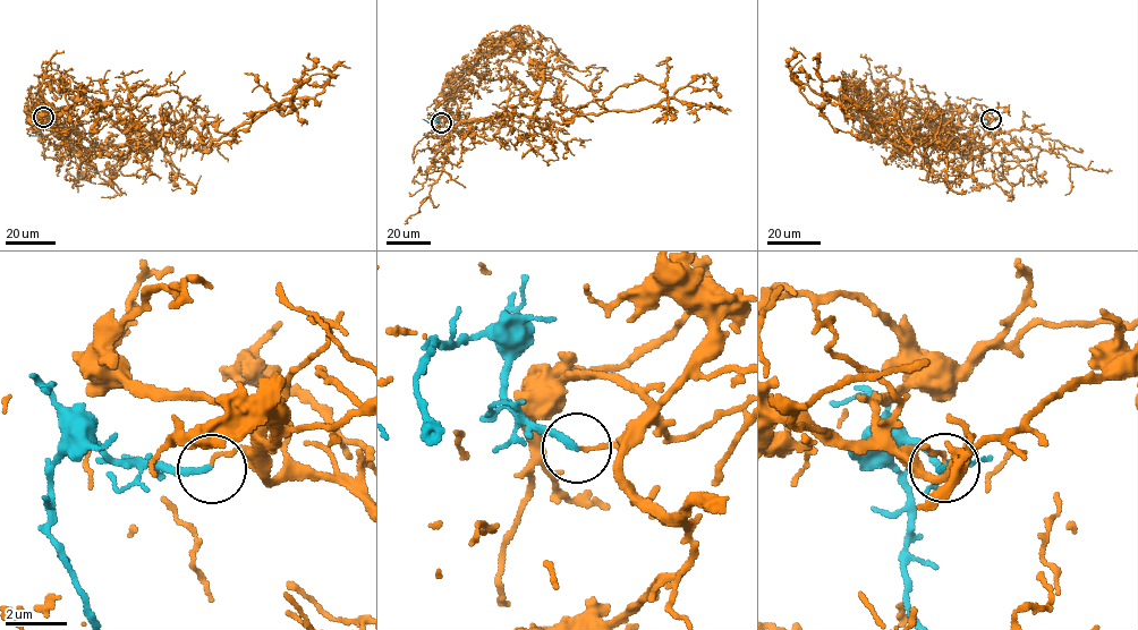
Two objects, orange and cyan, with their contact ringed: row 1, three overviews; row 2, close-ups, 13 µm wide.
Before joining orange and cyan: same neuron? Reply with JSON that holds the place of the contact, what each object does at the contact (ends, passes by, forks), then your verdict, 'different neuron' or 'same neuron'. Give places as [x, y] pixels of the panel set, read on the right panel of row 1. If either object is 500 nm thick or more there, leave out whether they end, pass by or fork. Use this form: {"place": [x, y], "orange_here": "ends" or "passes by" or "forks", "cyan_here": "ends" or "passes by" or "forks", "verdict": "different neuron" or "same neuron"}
{"place": [991, 119], "orange_here": "ends", "cyan_here": "ends", "verdict": "different neuron"}

